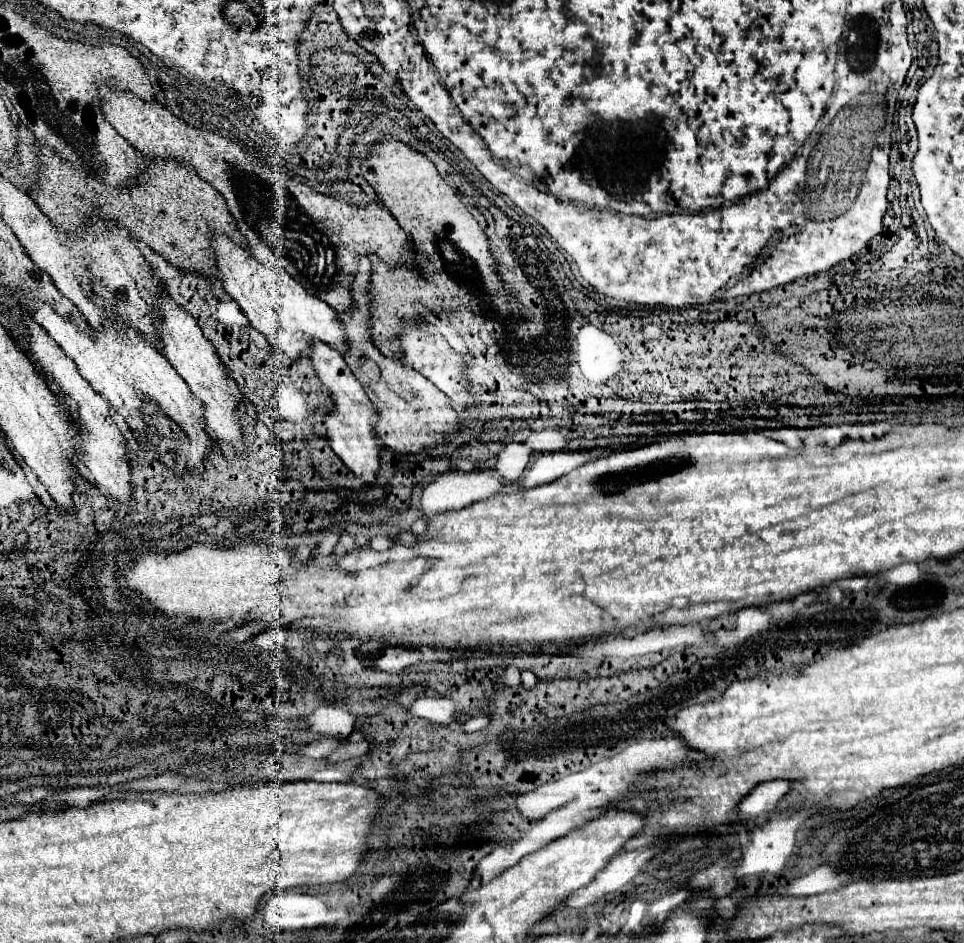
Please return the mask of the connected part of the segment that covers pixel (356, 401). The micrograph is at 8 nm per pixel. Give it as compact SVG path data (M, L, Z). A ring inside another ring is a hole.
M312 342L310 360L312 360L312 368L316 376L328 388L330 398L332 398L330 412L324 416L324 424L328 430L326 438L332 450L358 478L362 478L366 484L374 484L376 470L380 466L380 446L374 434L376 416L374 416L372 402L368 402L368 396L364 394L360 382L354 378L352 370L346 366L344 358L334 348L330 348L324 342Z

